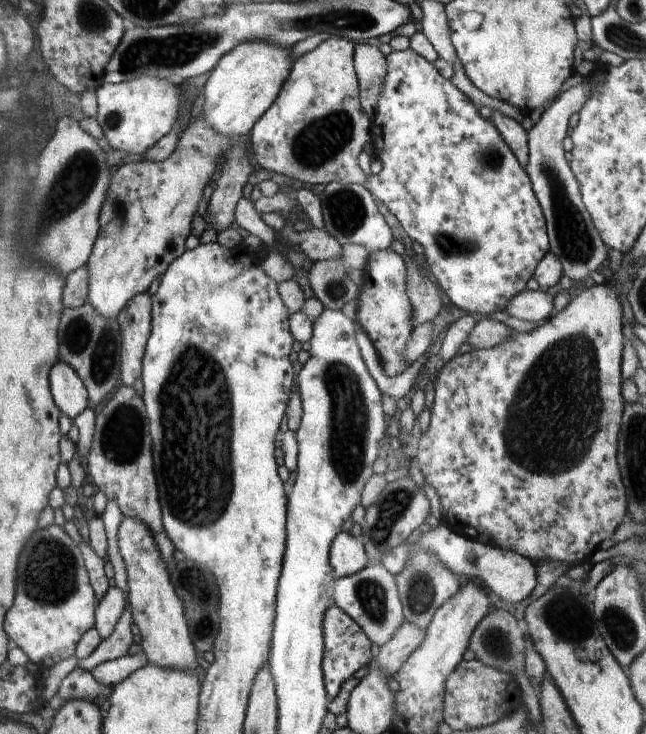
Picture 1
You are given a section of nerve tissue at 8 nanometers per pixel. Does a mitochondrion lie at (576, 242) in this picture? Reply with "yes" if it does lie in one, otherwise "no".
yes

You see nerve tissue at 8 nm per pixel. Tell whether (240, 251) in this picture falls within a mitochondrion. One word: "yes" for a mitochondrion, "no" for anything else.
no

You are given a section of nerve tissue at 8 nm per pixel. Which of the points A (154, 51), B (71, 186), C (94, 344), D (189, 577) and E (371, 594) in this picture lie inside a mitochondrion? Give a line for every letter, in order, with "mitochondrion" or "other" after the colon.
A: mitochondrion
B: mitochondrion
C: mitochondrion
D: mitochondrion
E: mitochondrion

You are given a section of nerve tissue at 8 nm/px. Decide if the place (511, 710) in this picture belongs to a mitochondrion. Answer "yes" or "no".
no

